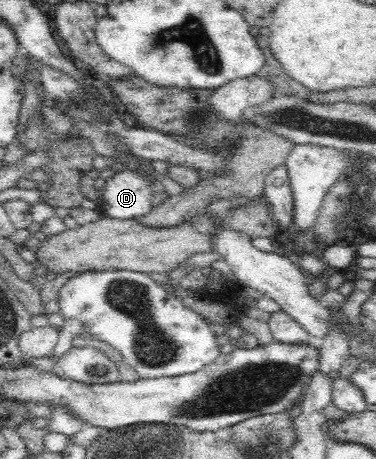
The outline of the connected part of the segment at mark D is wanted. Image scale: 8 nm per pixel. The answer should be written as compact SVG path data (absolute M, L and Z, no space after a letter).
M119 171L101 189L104 216L137 219L152 211L154 192L150 181L133 171Z

